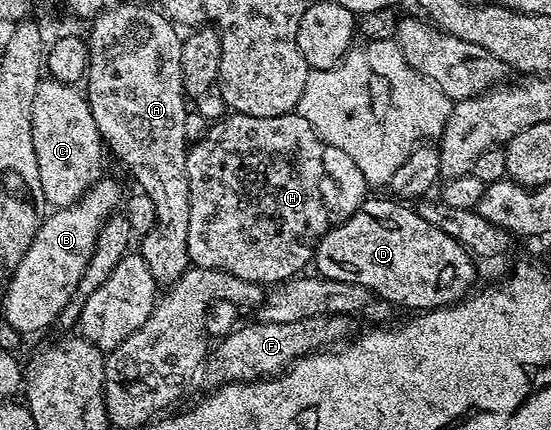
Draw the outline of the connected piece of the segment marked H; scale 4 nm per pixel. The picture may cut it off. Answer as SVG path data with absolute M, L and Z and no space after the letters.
M292 111L276 117L254 117L244 113L232 112L231 117L223 117L216 125L207 129L207 134L199 142L192 144L187 151L187 178L189 179L189 251L191 265L196 269L216 269L229 275L237 275L237 279L249 279L264 287L275 287L280 283L298 278L303 269L312 264L315 247L319 240L333 227L345 223L368 200L369 186L361 167L341 151L341 147L333 147L322 141L317 131L298 111Z

